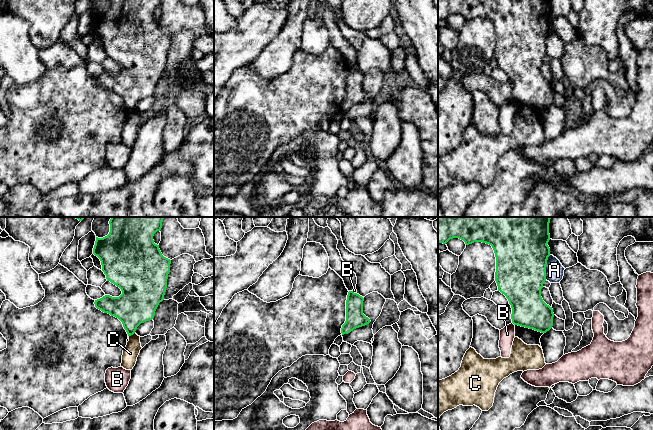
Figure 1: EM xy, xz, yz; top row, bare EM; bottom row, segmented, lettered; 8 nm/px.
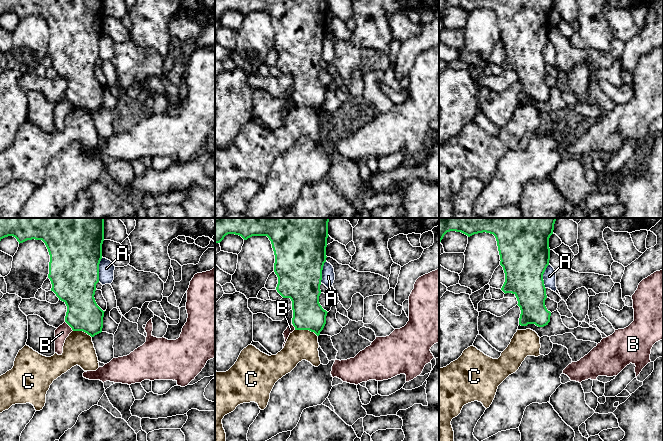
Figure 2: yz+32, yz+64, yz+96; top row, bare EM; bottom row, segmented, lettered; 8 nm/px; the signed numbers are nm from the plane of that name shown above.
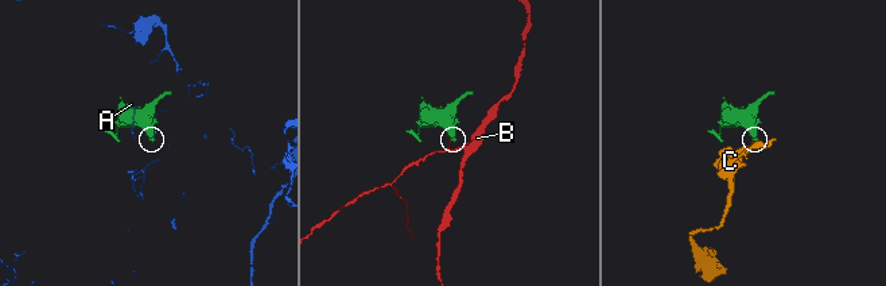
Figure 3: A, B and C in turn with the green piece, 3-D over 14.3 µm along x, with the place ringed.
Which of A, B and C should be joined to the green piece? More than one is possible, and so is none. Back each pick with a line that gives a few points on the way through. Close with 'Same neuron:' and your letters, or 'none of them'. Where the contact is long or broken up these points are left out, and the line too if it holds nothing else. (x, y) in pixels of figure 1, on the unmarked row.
Same neuron: none of them

